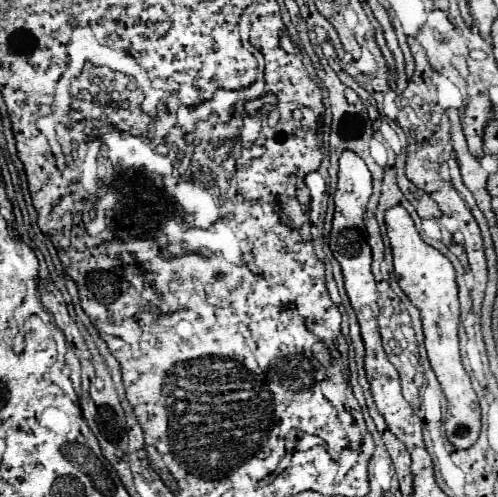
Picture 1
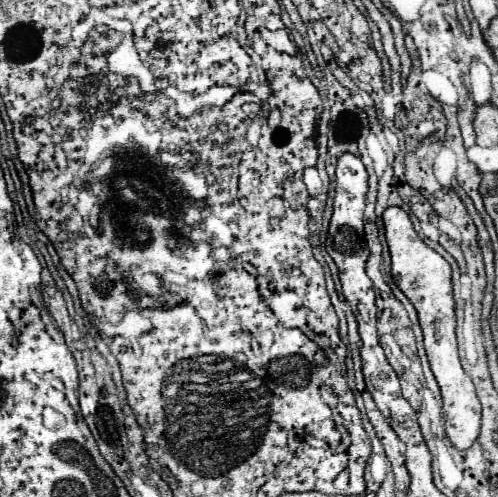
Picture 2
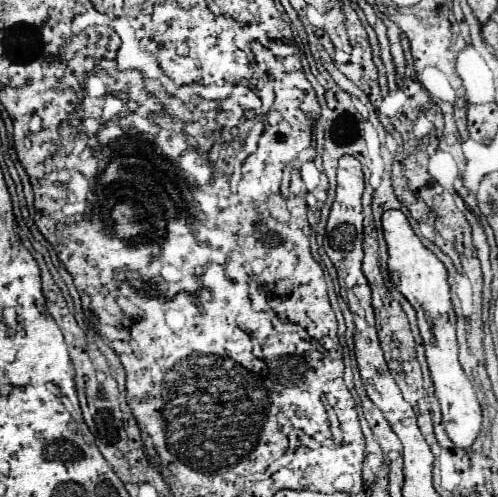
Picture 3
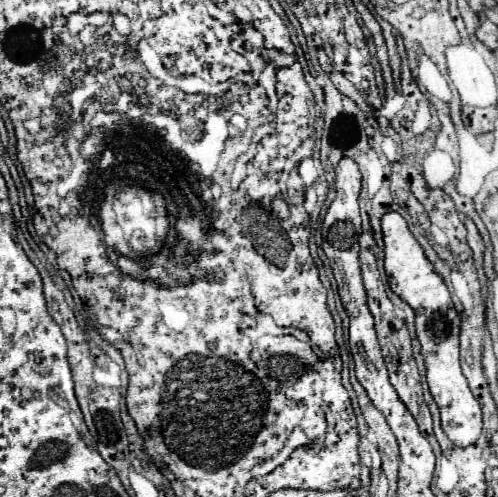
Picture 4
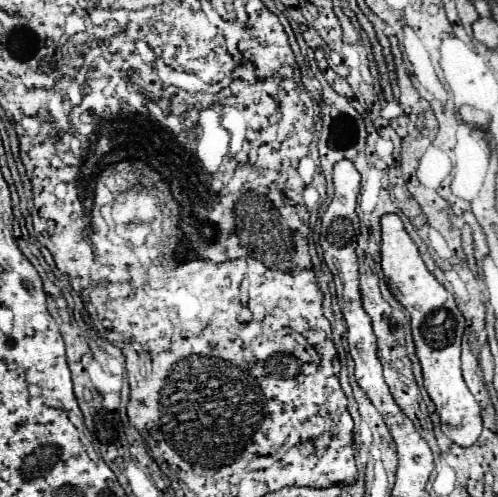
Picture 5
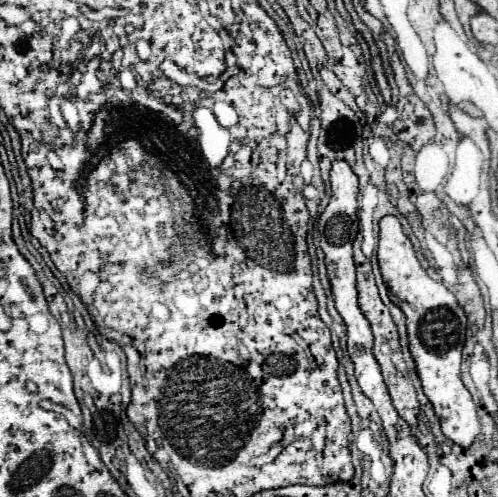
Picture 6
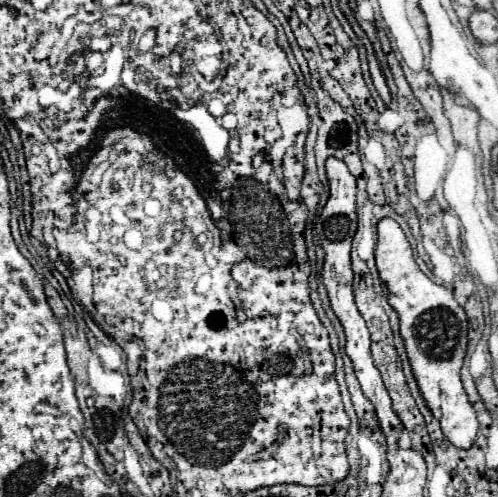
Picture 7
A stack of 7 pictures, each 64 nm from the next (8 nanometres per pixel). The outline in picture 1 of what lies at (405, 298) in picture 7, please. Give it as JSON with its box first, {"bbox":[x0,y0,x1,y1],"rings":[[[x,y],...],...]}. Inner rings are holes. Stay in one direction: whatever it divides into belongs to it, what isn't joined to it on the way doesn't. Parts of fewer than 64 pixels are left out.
{"bbox":[386,206,480,448],"rings":[[[394,206],[386,212],[388,238],[394,256],[394,270],[398,276],[398,284],[402,292],[410,298],[410,302],[420,310],[424,336],[426,336],[426,352],[430,358],[430,366],[442,386],[442,392],[448,400],[446,414],[446,438],[456,448],[470,448],[480,434],[480,404],[476,392],[470,384],[470,376],[466,374],[460,362],[458,350],[458,322],[460,322],[460,302],[458,302],[458,284],[452,262],[440,254],[436,248],[428,246],[416,226],[412,216],[402,206]]]}

